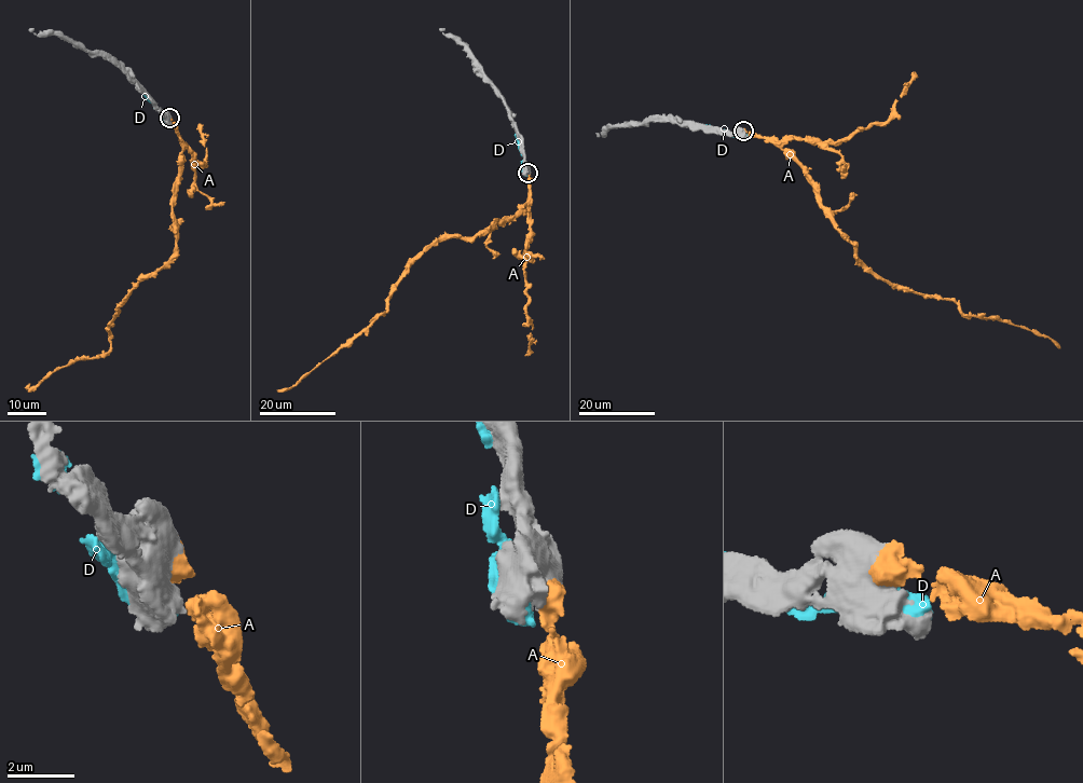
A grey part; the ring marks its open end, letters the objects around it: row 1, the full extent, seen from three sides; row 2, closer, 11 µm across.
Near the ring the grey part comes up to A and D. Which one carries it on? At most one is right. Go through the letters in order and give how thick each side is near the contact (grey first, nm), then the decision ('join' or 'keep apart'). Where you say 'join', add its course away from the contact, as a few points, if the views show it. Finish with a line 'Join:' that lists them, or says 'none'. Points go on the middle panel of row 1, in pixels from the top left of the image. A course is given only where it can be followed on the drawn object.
A: calibres 950 and 750 nm; join; course (529, 172), (530, 195), (518, 213), (423, 252), (384, 314), (277, 390)
D: calibres 1350 and 600 nm; keep apart
Join: A

